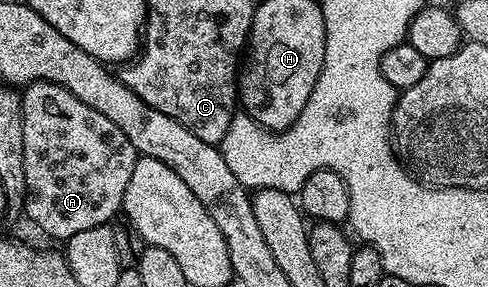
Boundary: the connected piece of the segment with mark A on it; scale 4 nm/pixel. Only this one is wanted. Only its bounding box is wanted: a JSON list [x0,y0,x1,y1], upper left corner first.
[21,80,139,242]

